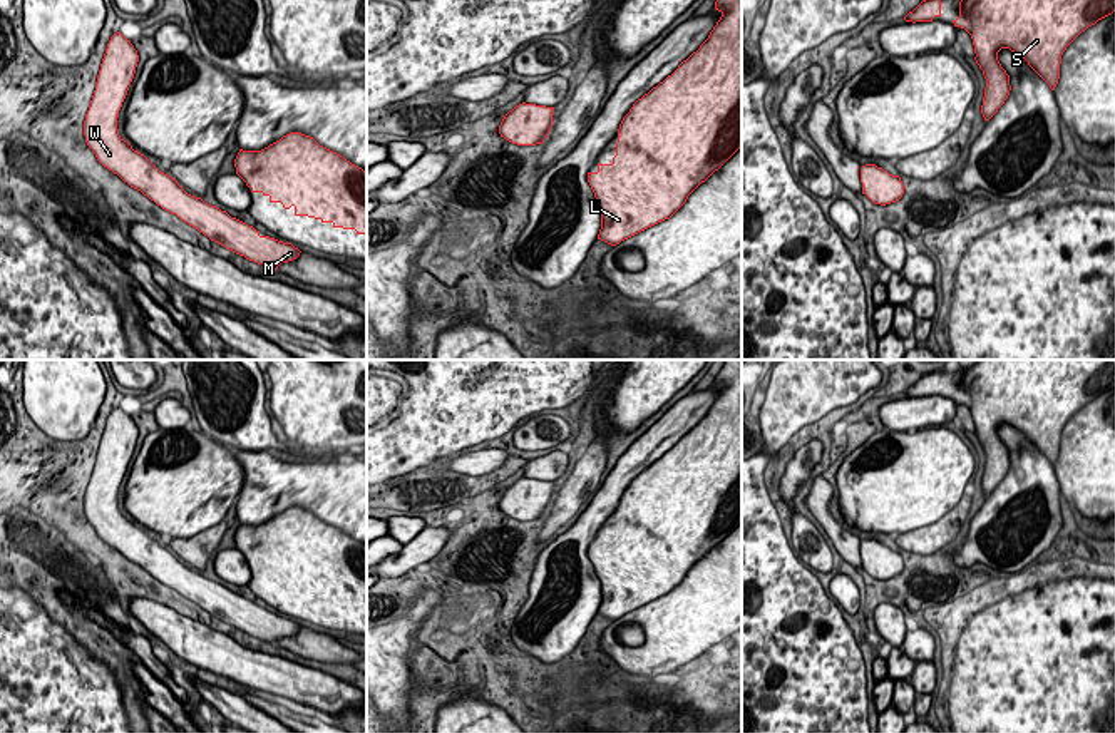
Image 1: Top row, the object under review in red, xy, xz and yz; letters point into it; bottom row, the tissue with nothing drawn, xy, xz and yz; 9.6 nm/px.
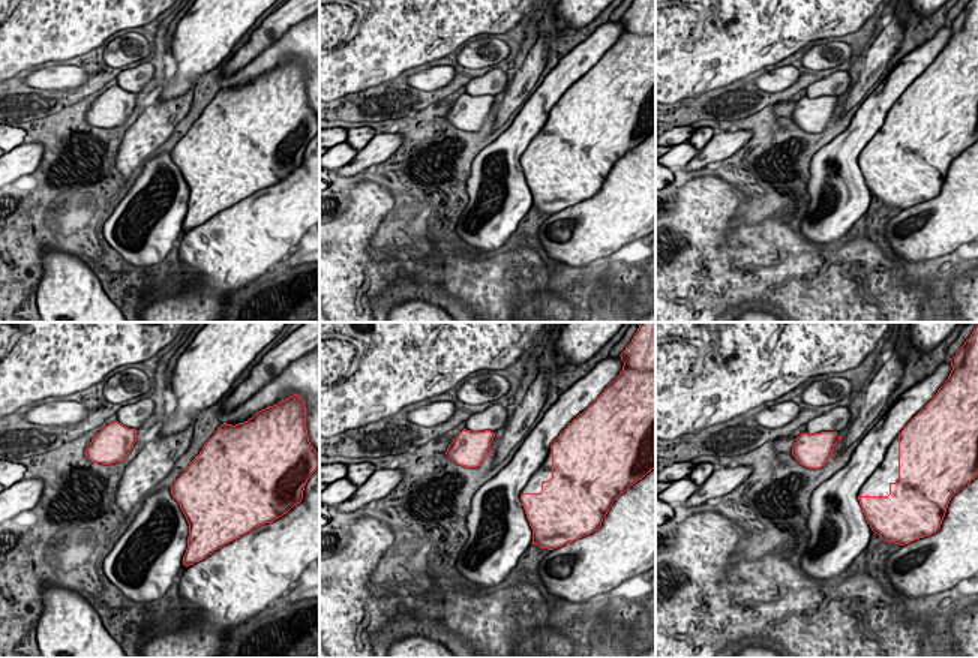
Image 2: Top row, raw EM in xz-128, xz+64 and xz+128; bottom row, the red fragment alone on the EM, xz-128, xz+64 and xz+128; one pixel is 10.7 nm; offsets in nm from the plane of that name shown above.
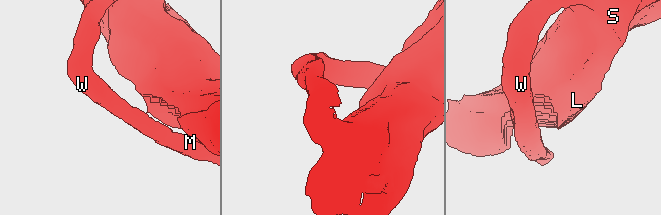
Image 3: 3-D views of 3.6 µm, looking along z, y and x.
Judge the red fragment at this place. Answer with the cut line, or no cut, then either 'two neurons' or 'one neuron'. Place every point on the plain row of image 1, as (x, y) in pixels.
no cut | one neuron

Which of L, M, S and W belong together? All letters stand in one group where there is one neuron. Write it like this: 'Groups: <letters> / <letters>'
Groups: L M S W

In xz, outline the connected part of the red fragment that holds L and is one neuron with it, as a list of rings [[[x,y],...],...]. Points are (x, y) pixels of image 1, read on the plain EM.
[[[727,360],[715,385],[722,392],[700,423],[623,492],[613,537],[588,547],[601,582],[598,614],[611,621],[670,594],[701,557],[742,524],[742,360]]]

